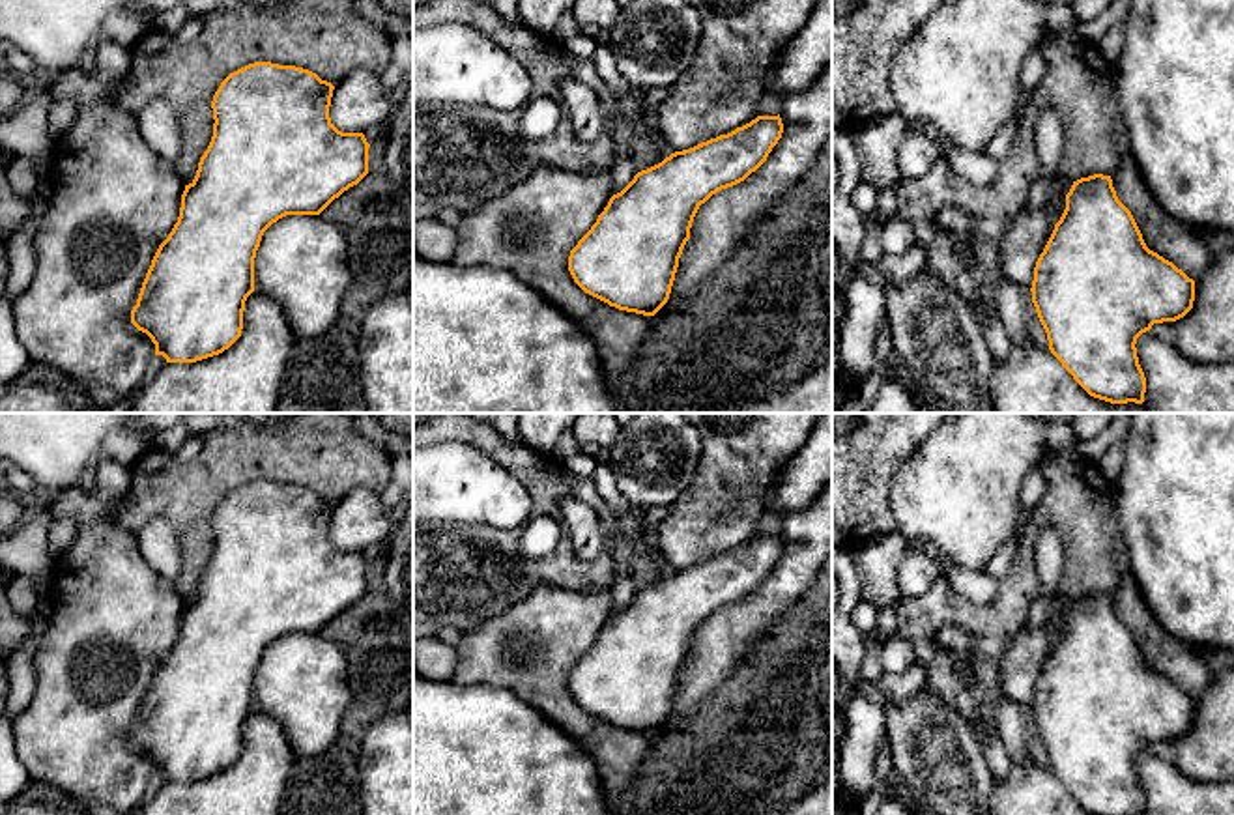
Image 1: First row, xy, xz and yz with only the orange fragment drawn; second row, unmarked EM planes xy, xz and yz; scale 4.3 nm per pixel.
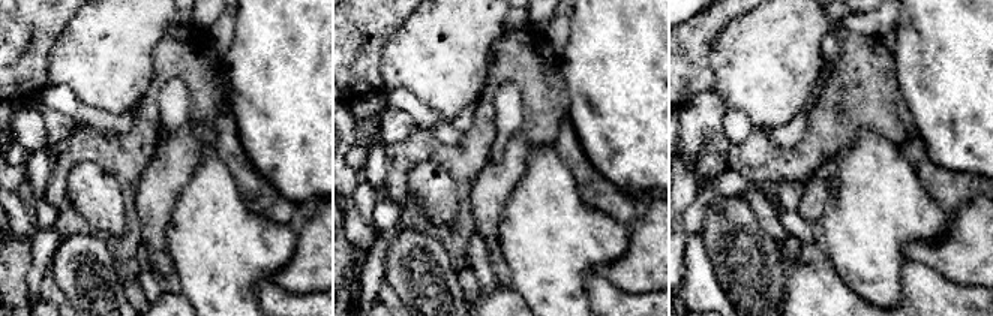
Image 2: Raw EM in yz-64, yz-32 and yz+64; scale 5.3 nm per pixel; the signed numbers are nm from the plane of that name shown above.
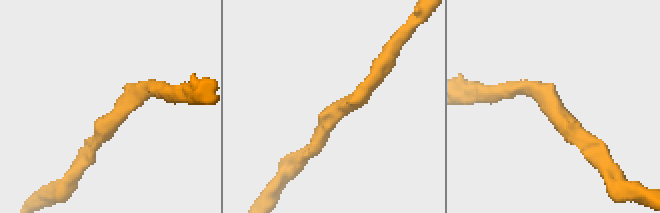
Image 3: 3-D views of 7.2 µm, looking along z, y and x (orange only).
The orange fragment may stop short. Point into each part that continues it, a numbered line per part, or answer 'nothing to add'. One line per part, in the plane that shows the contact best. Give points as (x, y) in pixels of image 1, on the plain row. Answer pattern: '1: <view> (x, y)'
nothing to add

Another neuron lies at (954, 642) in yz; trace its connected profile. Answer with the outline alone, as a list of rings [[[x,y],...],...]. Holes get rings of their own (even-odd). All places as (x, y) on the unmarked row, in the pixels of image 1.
[[[944,626],[937,634],[940,654],[954,658],[969,675],[976,673],[974,667],[974,637],[961,626]]]

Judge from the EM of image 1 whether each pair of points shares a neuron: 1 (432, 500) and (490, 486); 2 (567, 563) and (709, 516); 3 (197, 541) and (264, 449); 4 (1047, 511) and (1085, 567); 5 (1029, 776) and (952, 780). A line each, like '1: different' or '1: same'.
1: same
2: different
3: same
4: same
5: different

